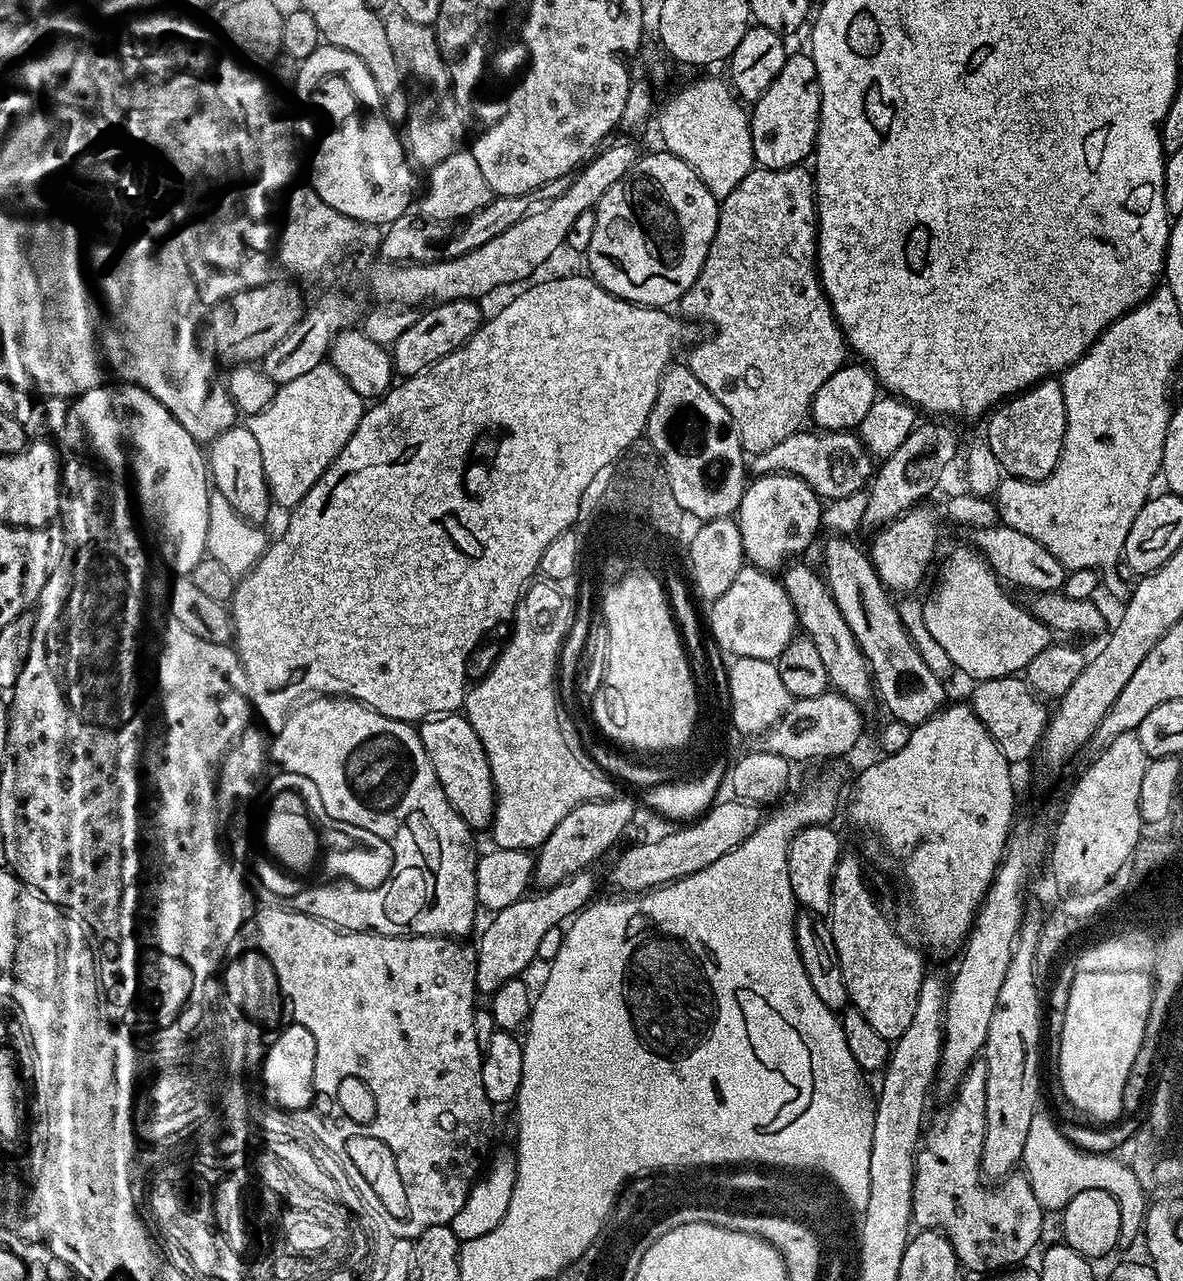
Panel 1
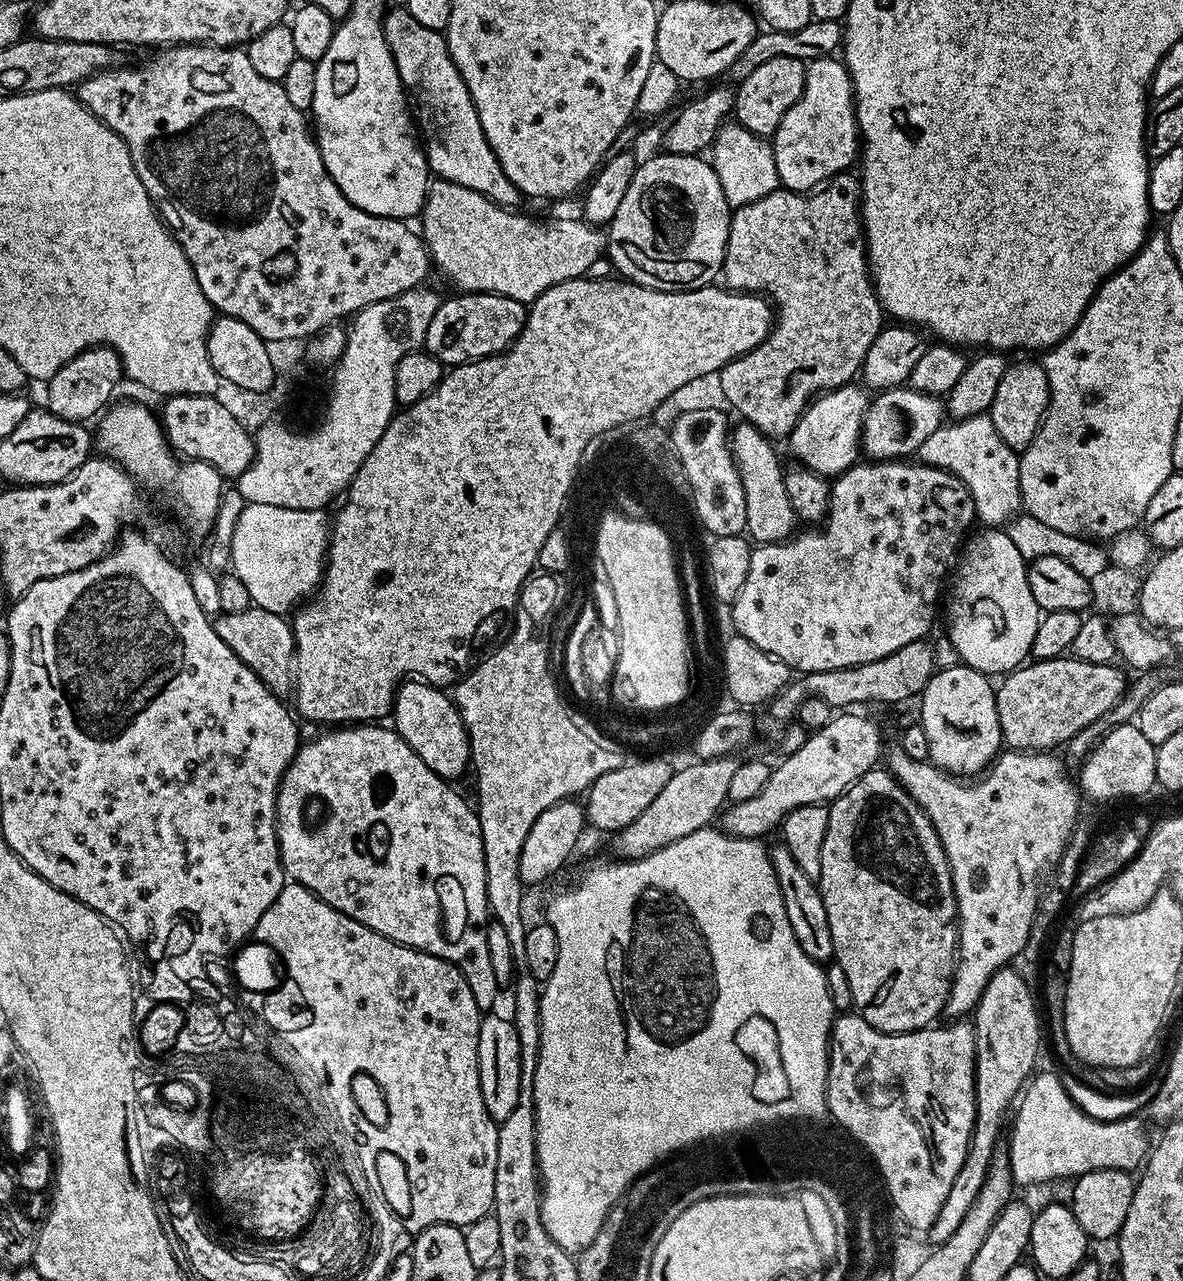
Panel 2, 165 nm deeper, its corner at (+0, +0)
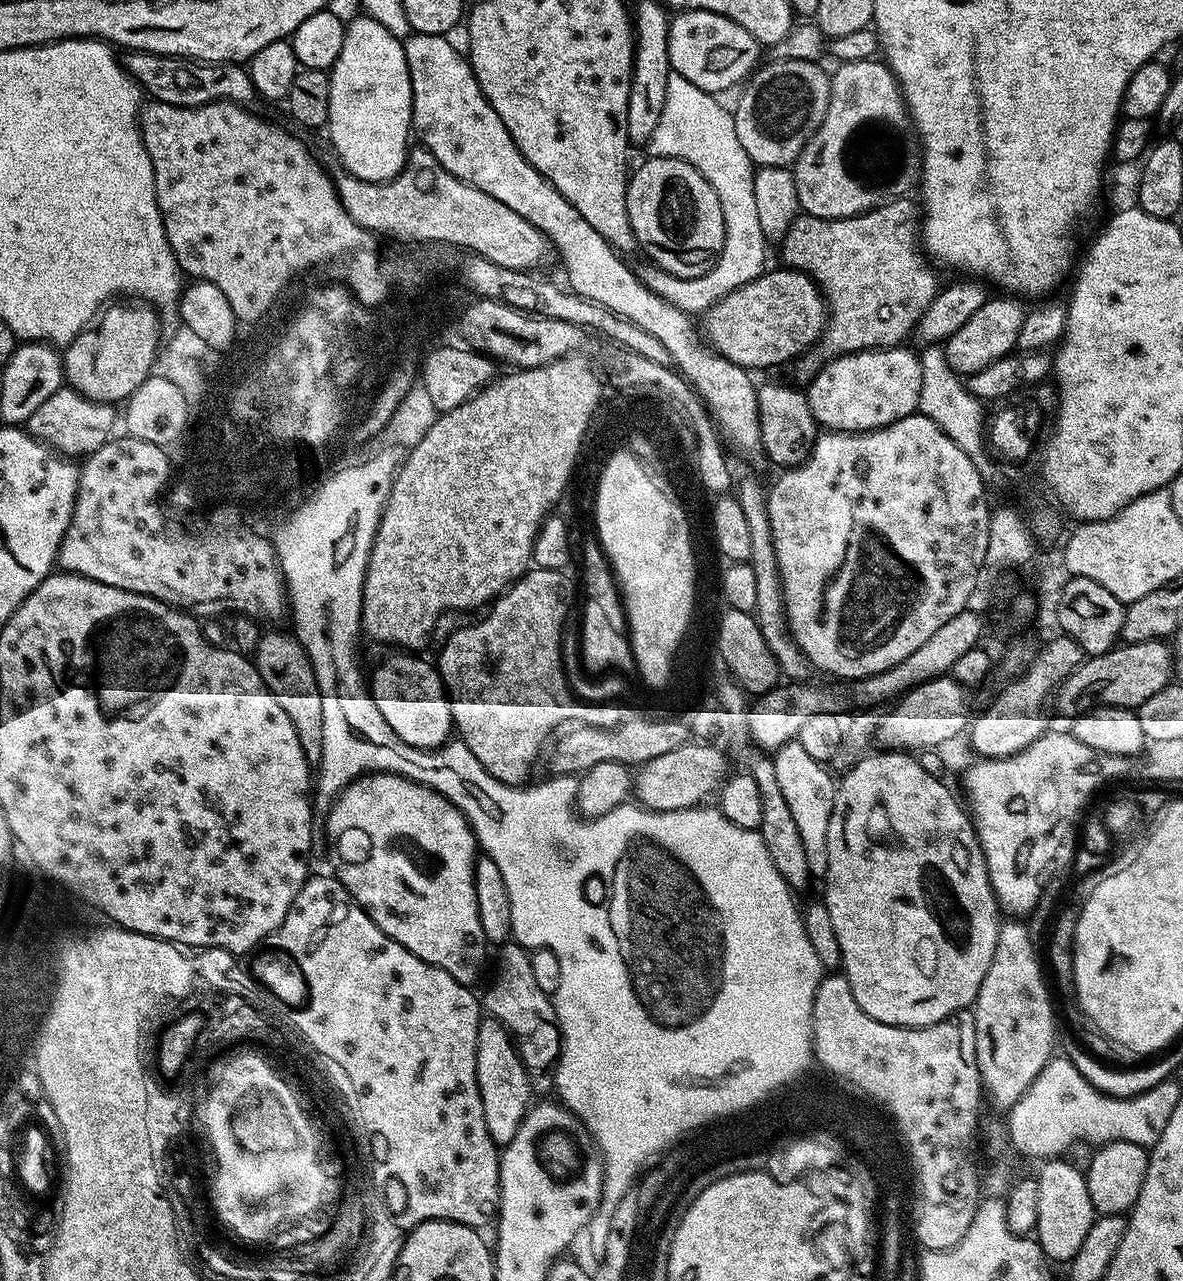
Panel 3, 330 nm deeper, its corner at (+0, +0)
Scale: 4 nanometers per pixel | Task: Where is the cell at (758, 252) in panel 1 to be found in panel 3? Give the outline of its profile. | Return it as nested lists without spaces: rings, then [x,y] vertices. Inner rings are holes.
[[[908,198],[892,200],[889,204],[871,208],[869,212],[837,220],[800,214],[784,239],[779,241],[778,248],[784,255],[783,263],[797,272],[805,272],[813,280],[824,297],[827,312],[824,333],[814,350],[805,352],[795,361],[798,379],[807,381],[815,376],[822,367],[821,361],[835,360],[838,356],[867,348],[895,348],[903,345],[907,341],[904,339],[913,335],[922,314],[926,314],[926,306],[934,302],[938,291],[937,269],[922,251],[922,212],[910,201]]]

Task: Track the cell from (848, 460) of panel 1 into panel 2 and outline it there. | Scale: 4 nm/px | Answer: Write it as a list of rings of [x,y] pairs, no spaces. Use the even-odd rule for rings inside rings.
[[[916,386],[887,388],[868,407],[868,413],[864,416],[864,429],[860,431],[860,447],[863,455],[872,462],[908,460],[917,455],[919,447],[945,420],[946,404],[939,395]]]

